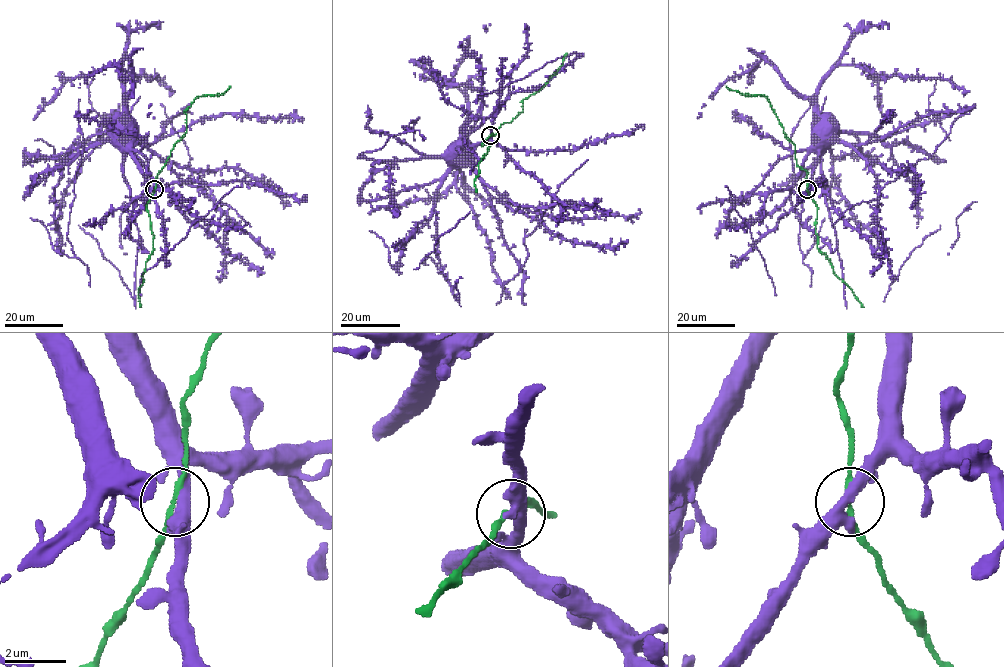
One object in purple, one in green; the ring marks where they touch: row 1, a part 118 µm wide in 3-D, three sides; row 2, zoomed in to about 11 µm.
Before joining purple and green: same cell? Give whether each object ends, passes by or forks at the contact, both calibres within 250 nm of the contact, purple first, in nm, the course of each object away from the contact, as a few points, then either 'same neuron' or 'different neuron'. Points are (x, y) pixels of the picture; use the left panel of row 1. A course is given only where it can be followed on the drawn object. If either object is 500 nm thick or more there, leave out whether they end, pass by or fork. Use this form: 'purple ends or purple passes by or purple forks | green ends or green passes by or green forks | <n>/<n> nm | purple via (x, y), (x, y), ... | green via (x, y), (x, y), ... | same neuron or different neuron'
purple passes by | green passes by | 420/150 nm | purple via (155, 189), (148, 169), (124, 148), (122, 131) | green via (155, 189), (155, 178), (174, 145), (186, 132), (185, 110), (196, 98), (222, 94), (229, 86) | same neuron

